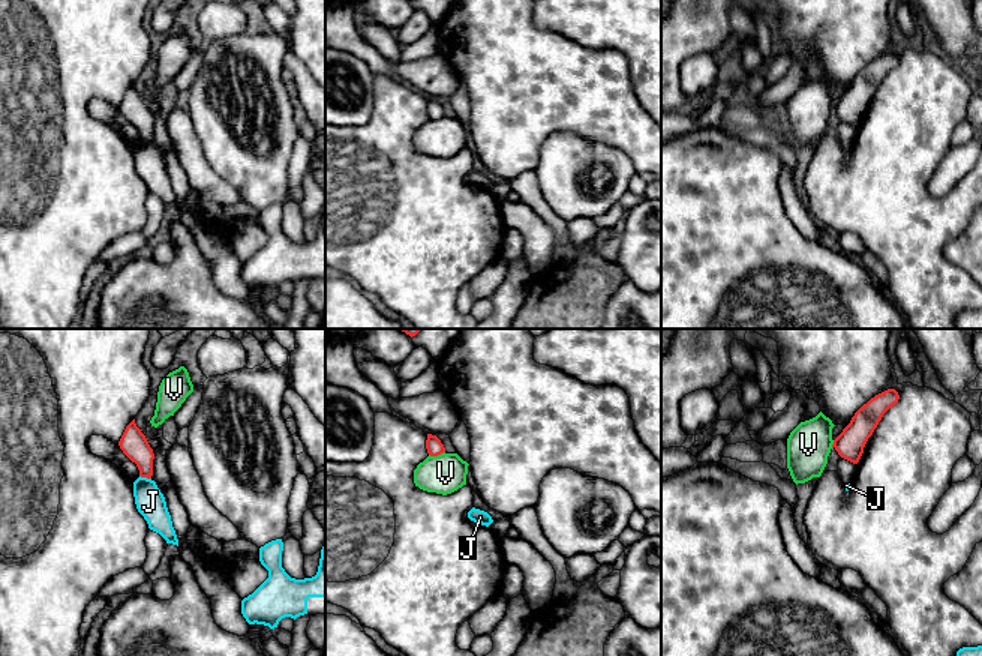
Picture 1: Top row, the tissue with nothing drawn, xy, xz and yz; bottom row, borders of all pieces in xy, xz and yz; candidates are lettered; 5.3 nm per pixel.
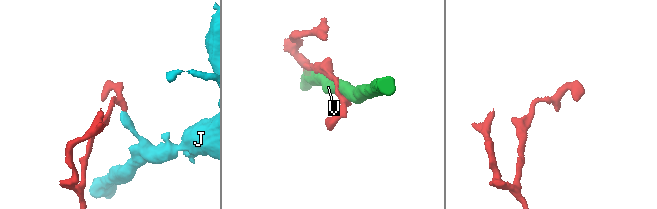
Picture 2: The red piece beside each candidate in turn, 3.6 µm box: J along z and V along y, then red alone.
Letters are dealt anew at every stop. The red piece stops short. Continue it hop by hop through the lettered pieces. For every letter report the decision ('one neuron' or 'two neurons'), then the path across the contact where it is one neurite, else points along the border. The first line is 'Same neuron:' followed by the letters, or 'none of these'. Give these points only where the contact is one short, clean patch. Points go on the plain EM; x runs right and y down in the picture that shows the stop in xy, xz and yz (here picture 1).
Same neuron: none of these
J: two neurons; border xy (140, 138), (150, 143)
V: two neurons

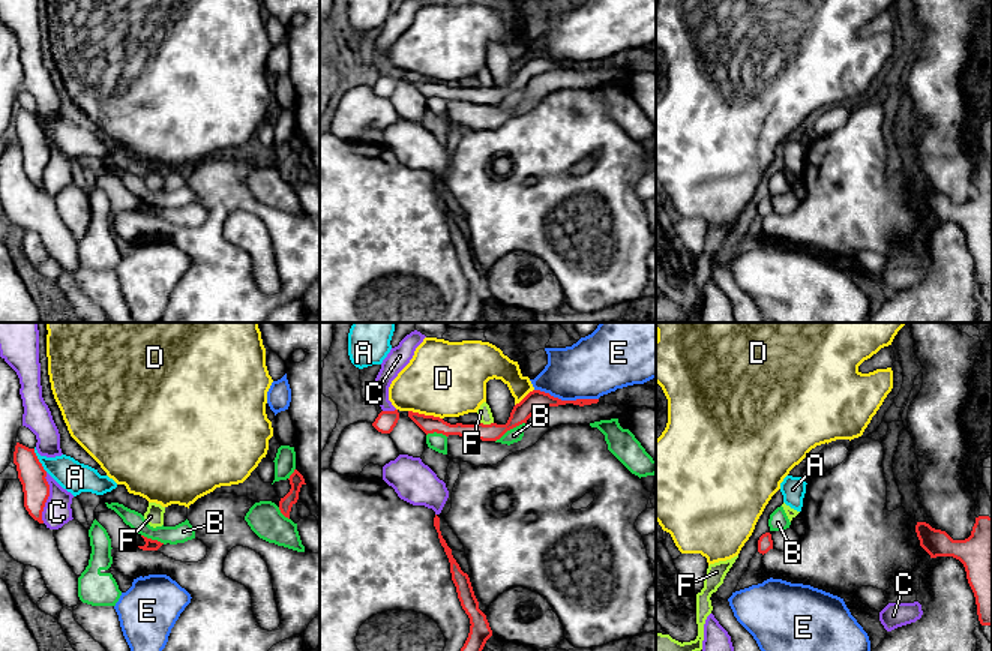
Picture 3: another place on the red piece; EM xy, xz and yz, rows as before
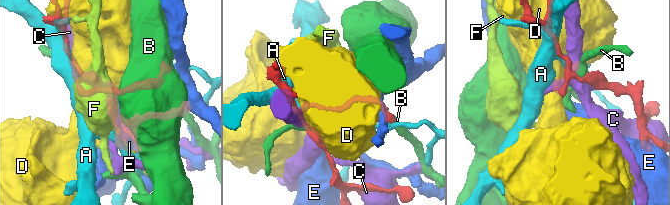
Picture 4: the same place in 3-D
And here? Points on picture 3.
Same neuron: none of these
A: two neurons
B: two neurons
C: two neurons
D: two neurons
E: two neurons
F: two neurons; border xz (480, 86), (492, 87)

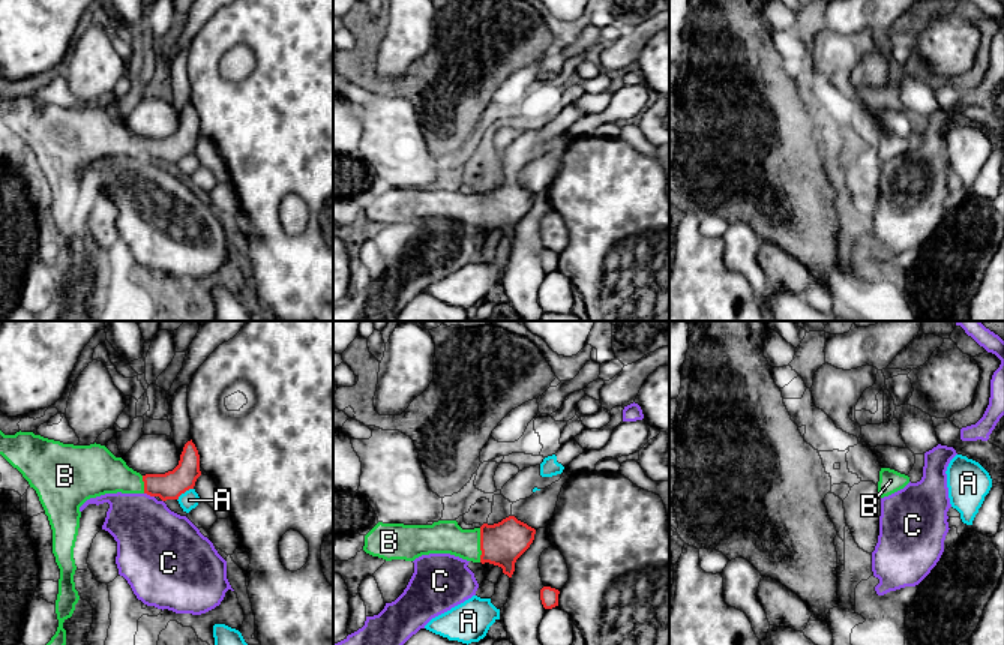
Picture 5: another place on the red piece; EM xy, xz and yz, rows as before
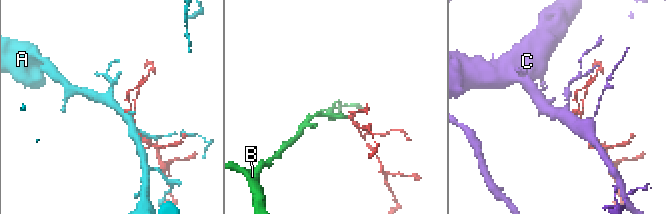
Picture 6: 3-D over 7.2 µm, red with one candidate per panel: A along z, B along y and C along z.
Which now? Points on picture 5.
Same neuron: B
A: two neurons
B: one neuron
C: two neurons; border xy (144, 156), (153, 161)

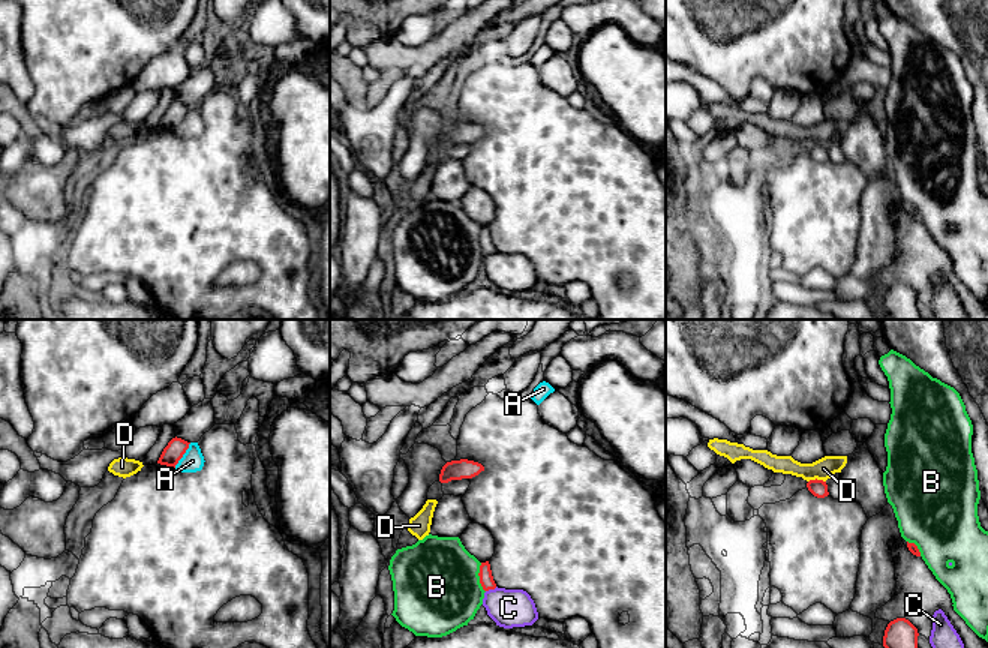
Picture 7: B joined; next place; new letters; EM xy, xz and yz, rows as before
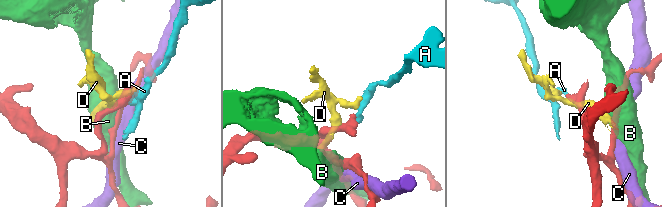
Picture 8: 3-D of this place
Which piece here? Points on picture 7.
Same neuron: none of these
A: two neurons; border xy (191, 107), (174, 131)
B: two neurons
C: two neurons
D: two neurons; border yz (825, 144), (814, 143), (808, 146)

